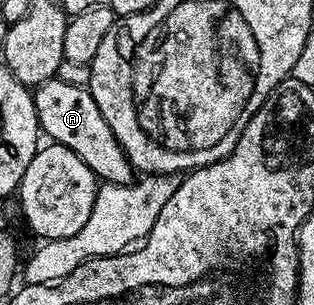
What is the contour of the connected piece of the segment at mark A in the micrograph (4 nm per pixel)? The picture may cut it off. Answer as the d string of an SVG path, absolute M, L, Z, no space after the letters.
M55 77L35 87L34 97L41 131L47 137L49 134L52 137L49 139L55 145L70 148L70 152L74 152L74 156L78 156L78 160L82 160L82 164L86 164L86 168L90 168L90 172L94 172L101 183L126 184L133 181L134 171L128 162L128 155L124 153L122 144L118 144L110 124L106 124L88 89L66 84Z

